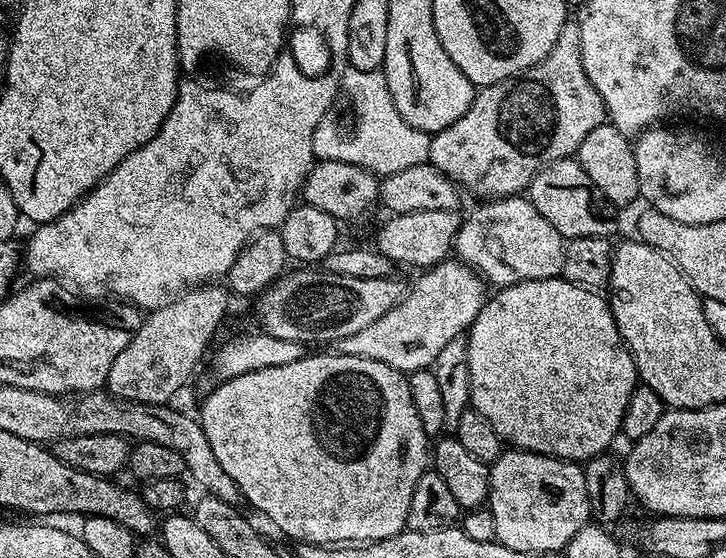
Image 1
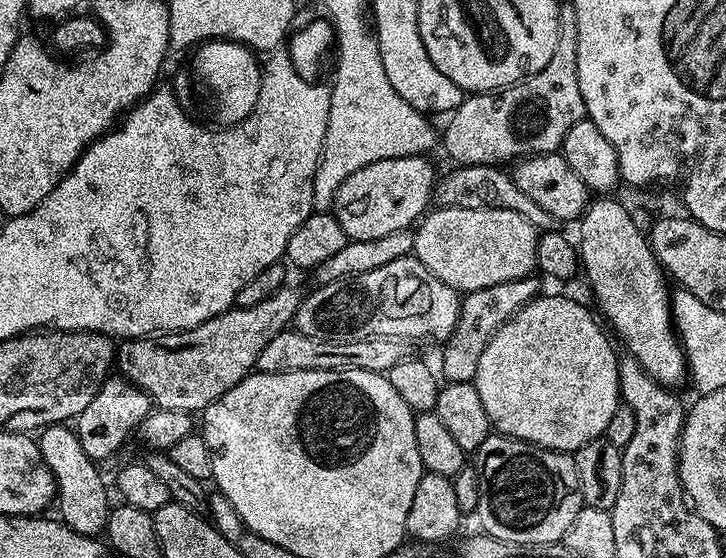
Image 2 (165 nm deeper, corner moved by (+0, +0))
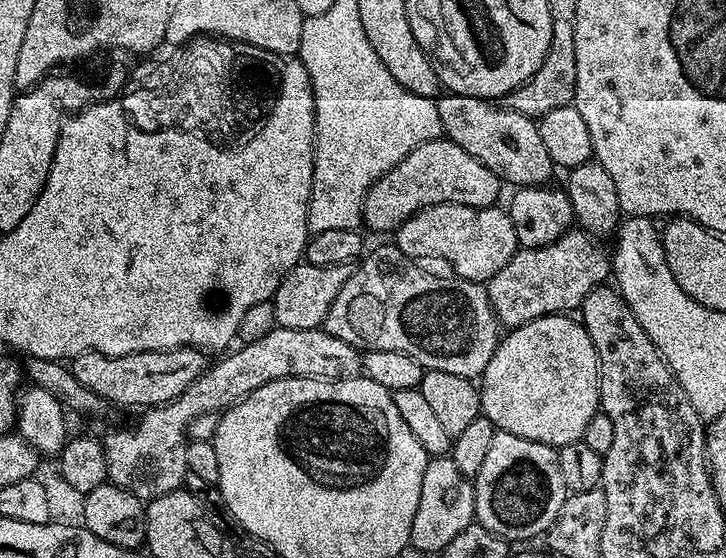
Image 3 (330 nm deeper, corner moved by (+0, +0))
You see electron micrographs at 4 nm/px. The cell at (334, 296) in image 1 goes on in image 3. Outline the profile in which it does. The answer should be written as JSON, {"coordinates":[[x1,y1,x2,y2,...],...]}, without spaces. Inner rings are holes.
{"coordinates":[[392,242,371,252,372,249,359,261,346,286,338,290,338,298,334,298,324,319,324,331,361,350,398,350,410,354,425,370,446,370,446,374,458,374,471,381,483,376,502,339,502,328,490,306,487,287,452,274,439,276,436,272,427,272,423,263,402,254]]}

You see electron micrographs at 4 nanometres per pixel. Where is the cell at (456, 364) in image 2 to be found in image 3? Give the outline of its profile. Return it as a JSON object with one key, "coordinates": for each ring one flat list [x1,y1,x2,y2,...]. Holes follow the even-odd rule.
{"coordinates":[[570,230,550,246,517,250,510,258,510,262,506,262,506,266,502,266,498,274,494,274,486,281,490,306,497,321,505,329,511,330,534,318,568,314,573,311,571,308,579,309,586,296,594,291,597,285,603,285,610,276,610,256,607,251,604,253,604,248,600,244,603,243,597,242,583,230]]}

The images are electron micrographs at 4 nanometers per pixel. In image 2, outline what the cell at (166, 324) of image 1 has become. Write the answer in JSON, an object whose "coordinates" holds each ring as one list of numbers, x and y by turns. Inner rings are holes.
{"coordinates":[[123,378,105,380,100,385,98,394,94,394,90,406,86,406,86,410,82,410,82,414,74,420,76,437,78,442,82,442,82,450,95,462,110,459,123,446,124,439,139,429,153,408,150,397,140,388,129,384,127,380]]}

